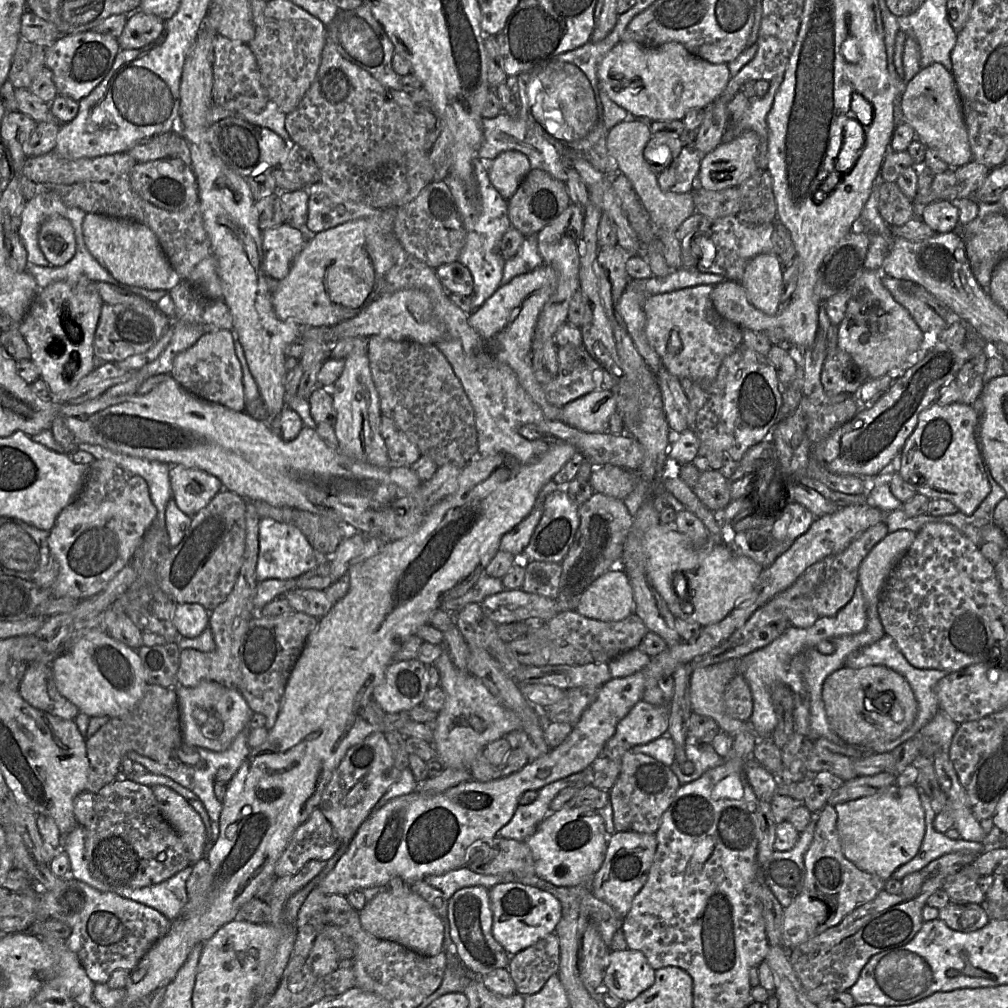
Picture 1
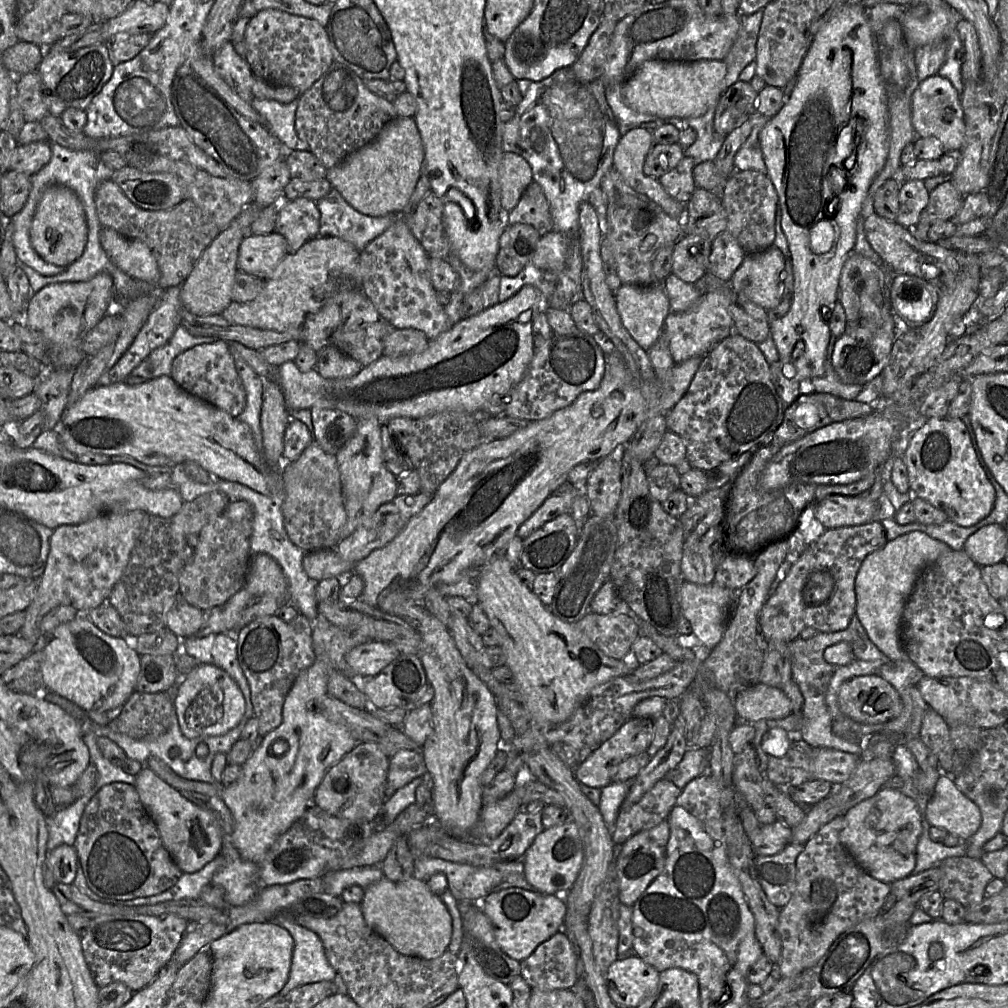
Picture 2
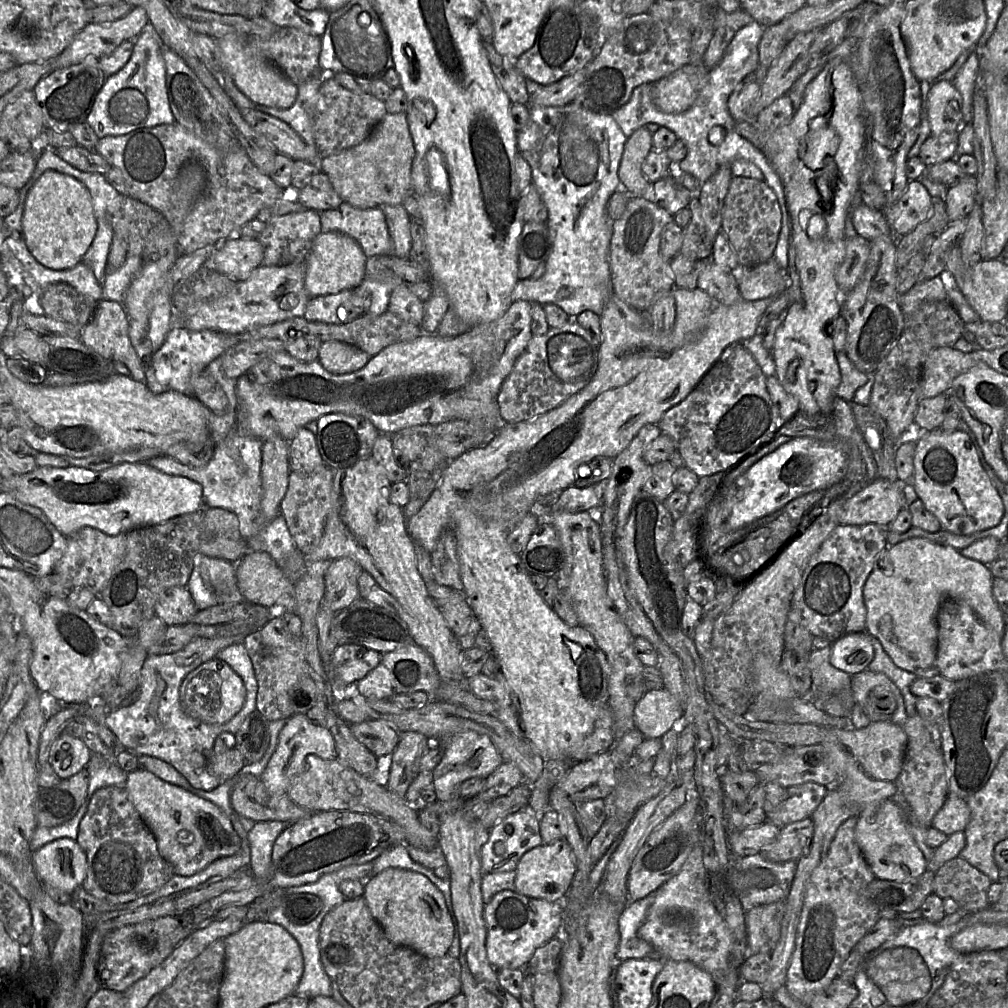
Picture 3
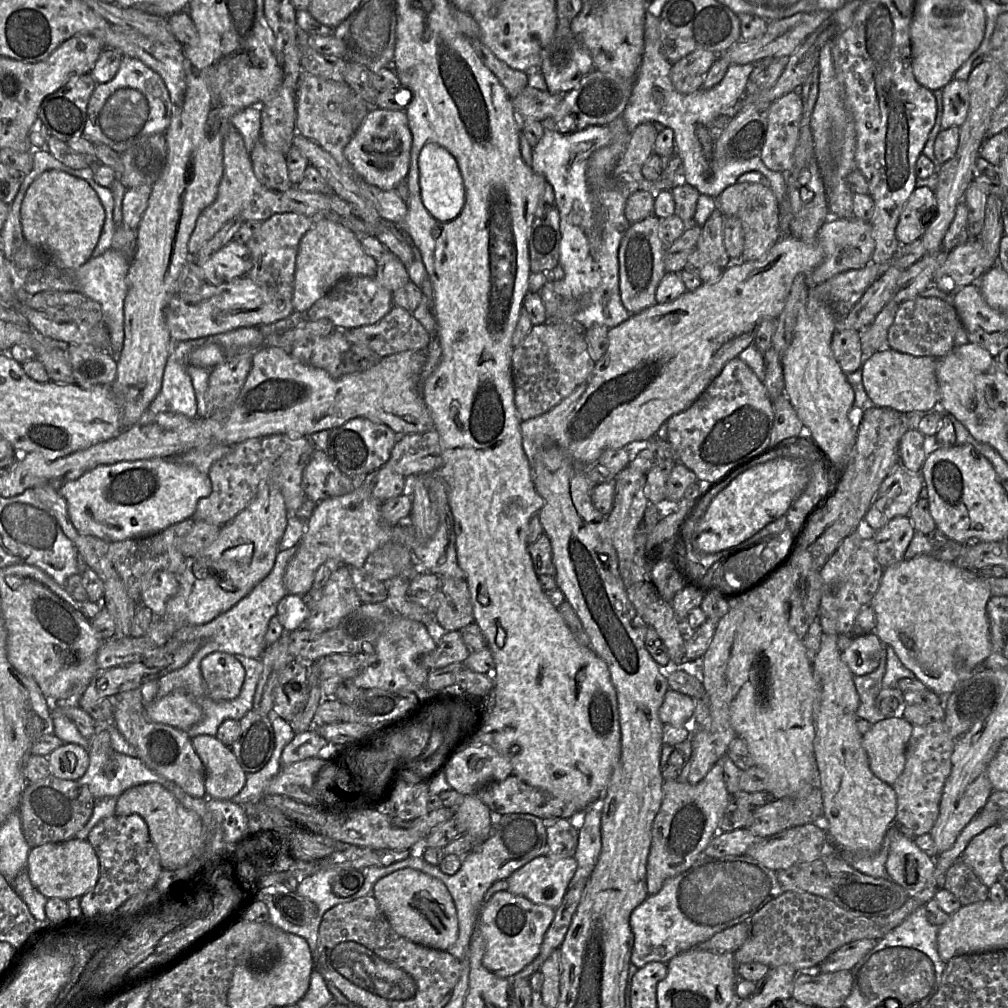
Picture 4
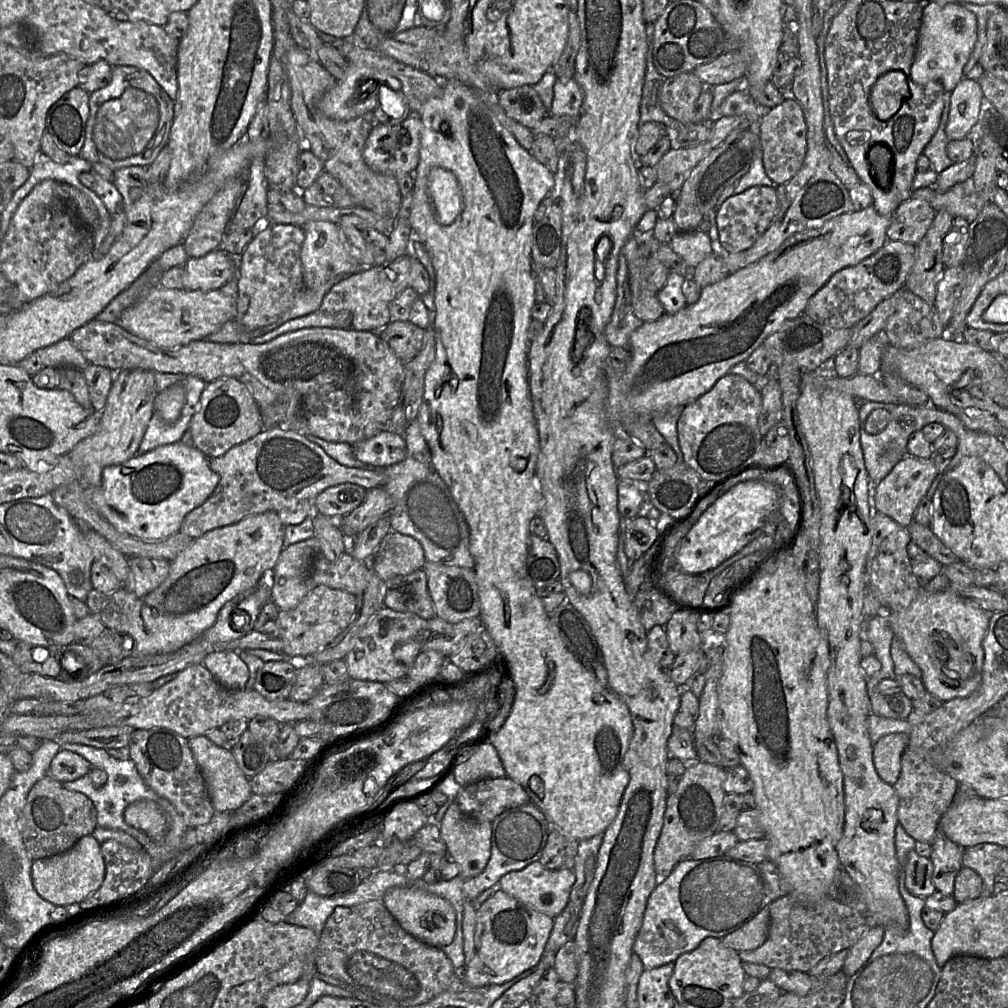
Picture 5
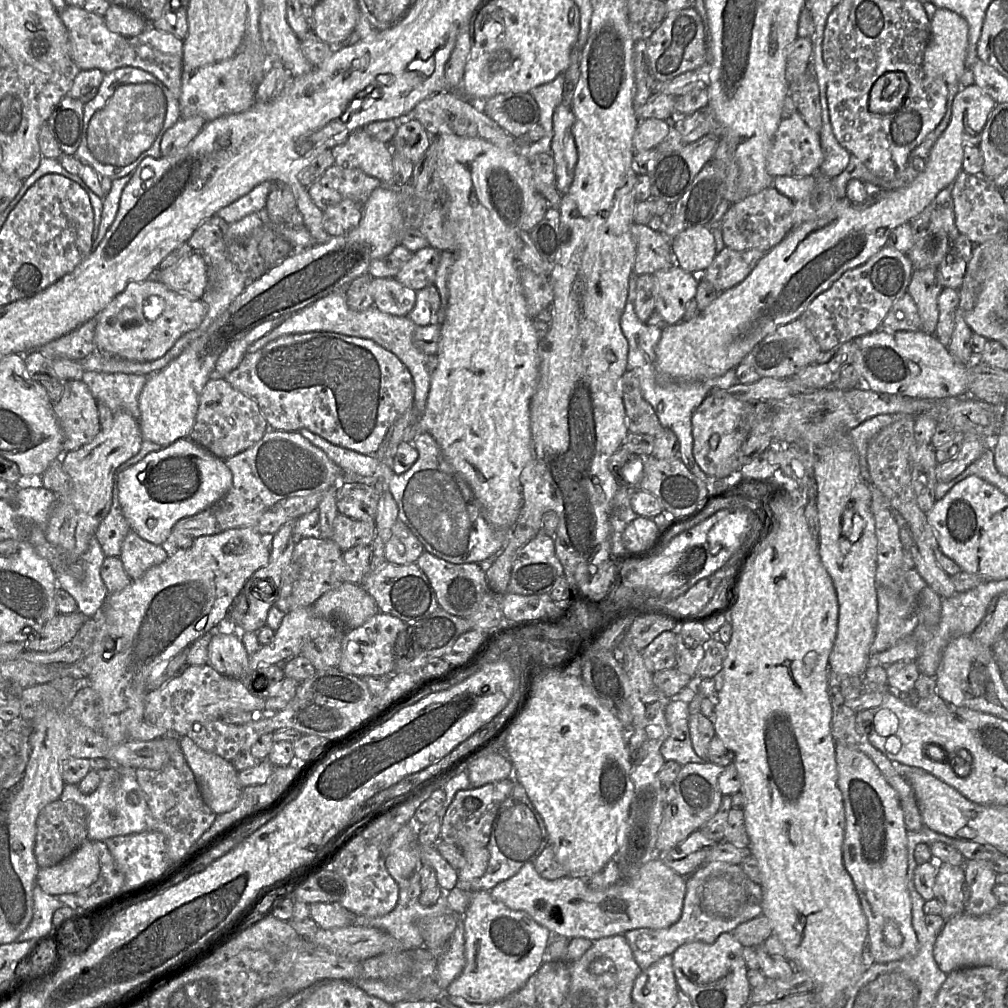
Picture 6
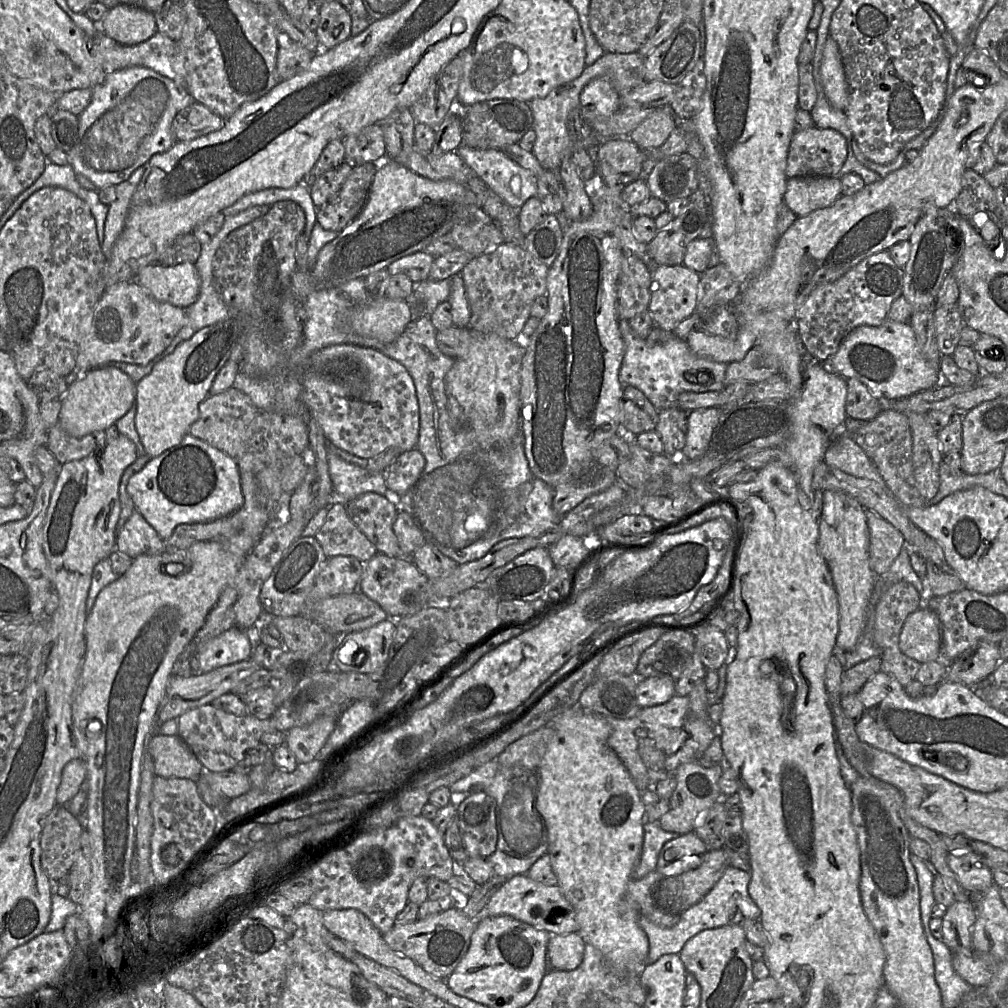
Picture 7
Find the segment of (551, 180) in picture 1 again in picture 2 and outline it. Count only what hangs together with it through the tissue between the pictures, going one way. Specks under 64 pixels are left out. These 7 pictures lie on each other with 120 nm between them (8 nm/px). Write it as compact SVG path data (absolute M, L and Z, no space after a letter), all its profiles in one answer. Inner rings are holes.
M534 180L525 189L517 205L509 211L509 224L516 223L529 224L541 235L554 229L549 202L542 187Z

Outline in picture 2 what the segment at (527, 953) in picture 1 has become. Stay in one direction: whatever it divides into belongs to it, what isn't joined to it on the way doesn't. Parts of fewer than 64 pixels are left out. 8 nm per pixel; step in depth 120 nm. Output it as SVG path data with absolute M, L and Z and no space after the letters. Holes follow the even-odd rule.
M563 930L541 943L534 952L520 962L520 976L531 989L572 989L577 982L577 956Z

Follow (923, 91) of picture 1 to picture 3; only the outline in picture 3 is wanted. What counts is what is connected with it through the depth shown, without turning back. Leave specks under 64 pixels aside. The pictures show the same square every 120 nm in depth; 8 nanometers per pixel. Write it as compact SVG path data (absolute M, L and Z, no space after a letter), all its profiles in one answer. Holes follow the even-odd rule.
M946 80L931 83L928 92L927 113L931 135L958 131L967 124L962 112L960 92Z

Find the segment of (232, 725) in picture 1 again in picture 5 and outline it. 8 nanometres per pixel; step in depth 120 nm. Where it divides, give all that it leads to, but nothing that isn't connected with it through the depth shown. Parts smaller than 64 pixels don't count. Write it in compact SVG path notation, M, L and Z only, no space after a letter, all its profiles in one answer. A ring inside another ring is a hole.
M233 650L214 651L204 658L203 664L225 688L242 690L246 687L250 672L239 652Z

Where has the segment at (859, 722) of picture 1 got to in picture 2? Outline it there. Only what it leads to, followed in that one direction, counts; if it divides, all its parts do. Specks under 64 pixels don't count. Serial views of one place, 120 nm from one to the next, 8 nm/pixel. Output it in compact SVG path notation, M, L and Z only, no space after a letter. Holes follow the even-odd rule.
M879 674L845 681L838 692L838 705L844 715L865 724L885 723L902 711L898 692Z

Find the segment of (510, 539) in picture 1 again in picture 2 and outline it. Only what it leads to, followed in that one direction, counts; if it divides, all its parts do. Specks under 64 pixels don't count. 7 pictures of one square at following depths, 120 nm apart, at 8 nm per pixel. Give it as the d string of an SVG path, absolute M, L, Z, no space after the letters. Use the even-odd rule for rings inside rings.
M569 484L560 495L549 496L518 528L517 536L524 540L546 522L571 513L573 501L581 491L580 486Z

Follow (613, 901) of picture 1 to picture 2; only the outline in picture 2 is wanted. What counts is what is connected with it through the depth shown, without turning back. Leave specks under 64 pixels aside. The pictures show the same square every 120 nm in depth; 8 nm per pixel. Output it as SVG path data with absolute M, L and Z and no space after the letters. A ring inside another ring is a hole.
M667 820L659 825L631 836L621 845L615 845L615 867L622 905L632 907L653 880L662 872L666 860L666 847L670 828Z

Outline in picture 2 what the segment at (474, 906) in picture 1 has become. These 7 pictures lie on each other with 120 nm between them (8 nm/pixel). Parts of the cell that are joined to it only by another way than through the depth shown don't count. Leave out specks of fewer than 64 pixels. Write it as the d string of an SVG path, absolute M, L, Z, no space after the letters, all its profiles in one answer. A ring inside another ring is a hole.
M481 905L479 907L472 907L469 912L465 914L462 927L463 939L467 938L467 940L470 941L473 955L483 971L491 978L509 986L512 979L520 975L520 962L514 960L502 951L495 939L491 922L482 911Z

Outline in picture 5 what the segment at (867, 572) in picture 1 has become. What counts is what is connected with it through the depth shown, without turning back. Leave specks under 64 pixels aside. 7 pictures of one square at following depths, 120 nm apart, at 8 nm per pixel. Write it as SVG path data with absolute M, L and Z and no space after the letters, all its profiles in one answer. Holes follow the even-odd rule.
M949 589L937 593L923 591L908 608L887 613L895 637L919 666L927 692L946 702L966 697L979 687L985 656L983 640L993 613L960 599Z

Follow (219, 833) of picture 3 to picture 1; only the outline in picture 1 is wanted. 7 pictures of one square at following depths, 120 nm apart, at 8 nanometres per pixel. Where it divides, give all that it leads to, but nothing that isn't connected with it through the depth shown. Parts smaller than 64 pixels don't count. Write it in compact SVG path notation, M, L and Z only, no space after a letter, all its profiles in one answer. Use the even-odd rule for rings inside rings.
M164 785L152 786L160 810L183 840L190 865L203 857L207 830L201 816L180 794Z

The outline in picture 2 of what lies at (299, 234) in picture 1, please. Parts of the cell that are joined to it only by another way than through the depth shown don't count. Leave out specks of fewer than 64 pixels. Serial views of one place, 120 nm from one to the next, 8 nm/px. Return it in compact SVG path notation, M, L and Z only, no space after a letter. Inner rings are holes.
M277 232L248 234L240 243L237 271L267 279L280 261L289 254L285 238Z

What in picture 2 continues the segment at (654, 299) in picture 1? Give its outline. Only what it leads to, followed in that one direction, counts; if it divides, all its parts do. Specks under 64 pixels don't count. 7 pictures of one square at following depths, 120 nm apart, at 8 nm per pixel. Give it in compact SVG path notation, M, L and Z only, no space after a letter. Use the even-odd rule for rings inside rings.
M730 284L715 291L703 291L700 299L689 310L682 313L671 311L667 315L664 320L663 332L668 338L669 349L675 364L695 356L705 356L718 343L735 332L734 321L729 312L732 293Z

